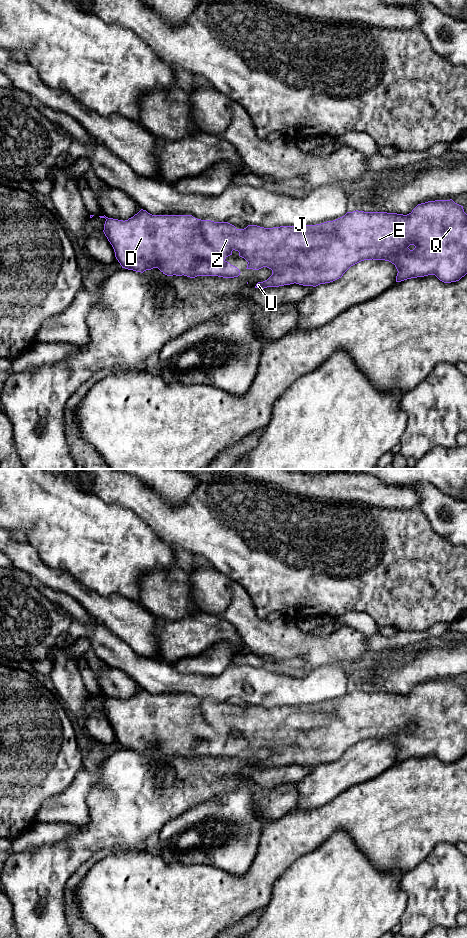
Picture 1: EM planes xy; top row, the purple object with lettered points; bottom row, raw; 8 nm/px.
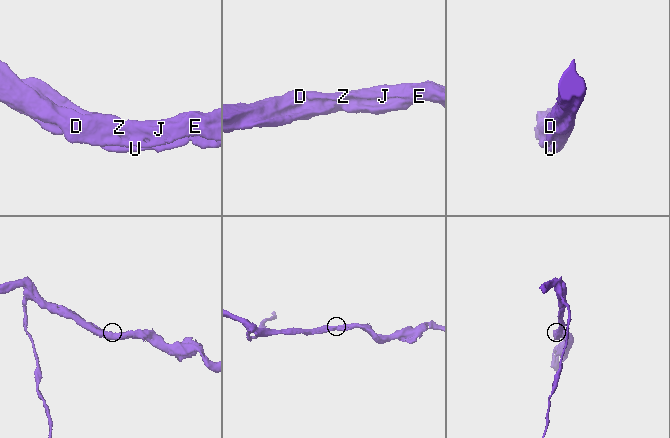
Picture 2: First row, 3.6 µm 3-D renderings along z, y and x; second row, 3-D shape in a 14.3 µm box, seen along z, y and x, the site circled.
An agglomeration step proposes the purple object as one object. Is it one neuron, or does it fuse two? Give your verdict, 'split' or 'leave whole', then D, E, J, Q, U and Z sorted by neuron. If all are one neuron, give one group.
leave whole; D E J Q U Z

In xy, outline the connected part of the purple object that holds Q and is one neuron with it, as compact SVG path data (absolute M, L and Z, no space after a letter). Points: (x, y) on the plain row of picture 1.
M452 679L428 681L425 683L418 684L412 690L412 692L407 695L387 692L364 692L356 690L353 692L347 692L344 696L336 700L327 701L321 704L303 706L280 706L273 708L264 708L257 705L248 705L244 709L237 709L234 705L228 702L214 702L211 700L201 700L193 697L192 695L152 695L143 689L141 689L137 694L125 701L108 698L105 695L99 697L106 699L103 712L110 724L112 725L115 732L115 737L122 746L122 748L141 753L143 753L146 750L158 748L163 754L167 756L184 755L190 758L195 758L197 756L218 756L223 758L234 758L238 757L241 752L237 747L231 745L225 739L228 736L232 735L232 731L235 730L239 732L240 737L244 738L248 742L246 749L259 750L263 747L267 747L272 750L272 755L267 760L263 762L258 762L256 764L255 768L260 769L264 769L267 767L279 767L294 763L303 766L316 767L320 764L333 762L341 758L343 754L351 746L361 741L372 739L385 740L394 744L398 751L396 756L396 762L401 762L411 758L435 755L440 761L444 763L451 763L459 761L462 757L464 757L467 754L467 694L464 692L463 686L455 683Z

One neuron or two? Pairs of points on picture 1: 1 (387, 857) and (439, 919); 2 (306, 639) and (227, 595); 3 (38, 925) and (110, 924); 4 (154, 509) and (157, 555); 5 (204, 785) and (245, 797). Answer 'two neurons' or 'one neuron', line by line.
1: two neurons
2: one neuron
3: two neurons
4: two neurons
5: two neurons

